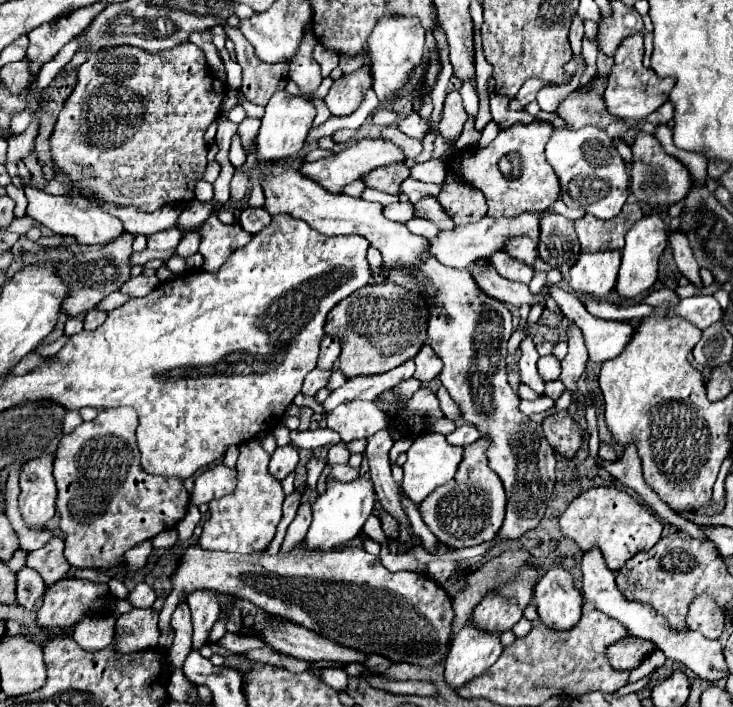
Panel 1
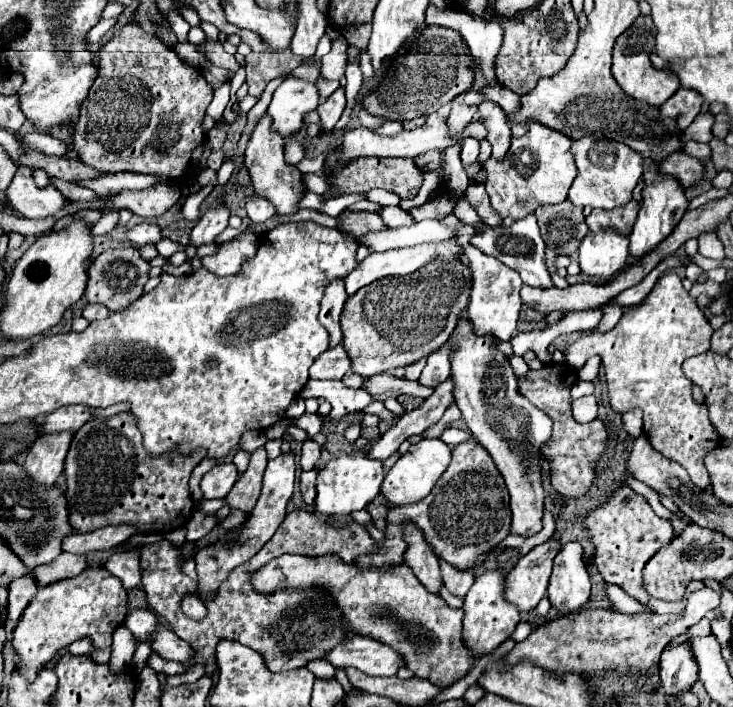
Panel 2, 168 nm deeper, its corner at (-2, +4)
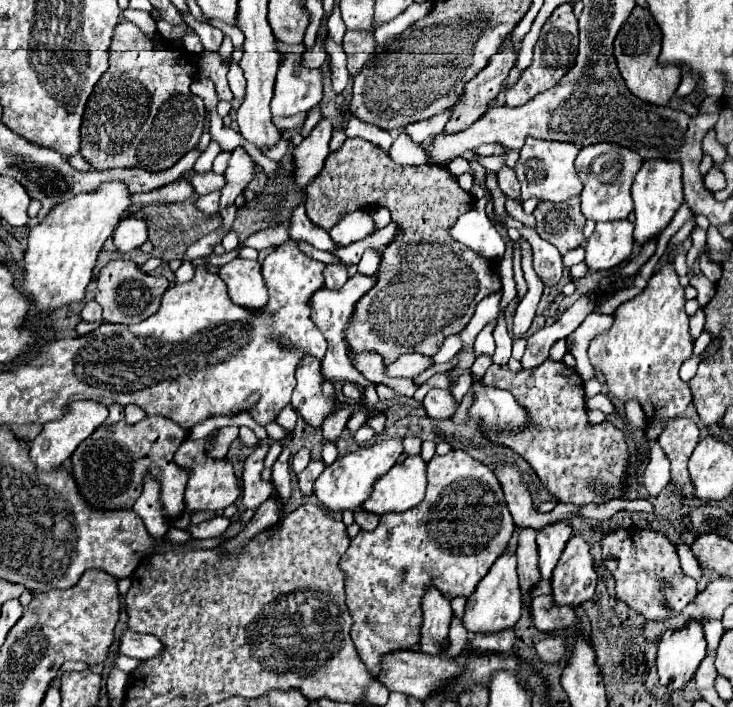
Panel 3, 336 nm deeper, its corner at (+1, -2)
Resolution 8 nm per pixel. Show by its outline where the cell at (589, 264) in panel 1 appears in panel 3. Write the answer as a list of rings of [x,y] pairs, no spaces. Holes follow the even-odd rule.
[[[629,220],[597,222],[585,246],[585,264],[591,272],[607,272],[625,262],[633,248],[633,224]]]

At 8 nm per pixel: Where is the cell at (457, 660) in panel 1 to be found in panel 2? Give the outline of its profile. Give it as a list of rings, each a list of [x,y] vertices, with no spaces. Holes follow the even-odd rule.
[[[486,570],[480,574],[474,582],[474,586],[468,590],[464,600],[464,640],[466,646],[474,652],[474,656],[484,656],[488,652],[494,652],[506,638],[510,638],[510,632],[514,632],[516,624],[520,622],[520,612],[504,598],[506,590],[506,572],[504,570]]]

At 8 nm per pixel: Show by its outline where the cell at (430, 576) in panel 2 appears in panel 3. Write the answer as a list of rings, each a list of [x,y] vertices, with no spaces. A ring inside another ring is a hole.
[[[429,586],[423,594],[423,628],[421,628],[421,650],[427,654],[439,652],[439,642],[449,634],[451,622],[451,606],[449,600],[433,586]]]

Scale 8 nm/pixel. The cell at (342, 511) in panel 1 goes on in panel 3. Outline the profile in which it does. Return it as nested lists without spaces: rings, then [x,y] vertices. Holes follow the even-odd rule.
[[[397,438],[379,442],[375,446],[357,448],[355,452],[351,452],[343,458],[337,458],[331,466],[325,466],[323,474],[315,480],[313,492],[327,510],[355,512],[359,506],[363,506],[363,502],[369,500],[369,496],[373,494],[373,484],[391,470],[391,466],[397,462],[399,454],[403,454],[403,446],[401,446],[401,440],[397,440]]]

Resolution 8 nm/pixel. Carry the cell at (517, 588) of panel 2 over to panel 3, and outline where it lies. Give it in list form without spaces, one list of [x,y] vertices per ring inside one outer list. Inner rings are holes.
[[[561,520],[549,526],[543,526],[537,534],[537,546],[539,546],[539,574],[543,580],[551,578],[551,572],[561,558],[561,552],[571,538],[571,524],[569,520]]]

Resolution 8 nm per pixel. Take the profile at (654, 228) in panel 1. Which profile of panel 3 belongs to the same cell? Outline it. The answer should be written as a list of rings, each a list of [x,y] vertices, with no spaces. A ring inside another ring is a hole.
[[[645,160],[641,170],[637,172],[633,180],[633,202],[635,202],[635,242],[643,246],[651,238],[657,238],[673,220],[683,200],[683,184],[681,184],[681,170],[679,162],[667,162],[667,160]]]

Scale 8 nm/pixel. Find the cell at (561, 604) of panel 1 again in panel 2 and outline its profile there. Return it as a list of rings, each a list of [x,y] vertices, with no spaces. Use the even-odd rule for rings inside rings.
[[[568,542],[554,560],[554,570],[546,594],[552,606],[562,614],[580,610],[590,598],[592,584],[582,560],[582,552],[584,550],[578,542]]]

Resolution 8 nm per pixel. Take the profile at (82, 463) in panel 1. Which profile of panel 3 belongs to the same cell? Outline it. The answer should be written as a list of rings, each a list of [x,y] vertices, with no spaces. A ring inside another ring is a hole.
[[[145,418],[137,424],[101,424],[89,438],[79,444],[71,456],[73,478],[81,496],[97,510],[121,510],[133,508],[135,500],[143,492],[147,474],[161,484],[163,514],[169,522],[175,522],[185,512],[183,492],[187,486],[187,470],[173,460],[175,450],[187,438],[187,432],[167,418]]]

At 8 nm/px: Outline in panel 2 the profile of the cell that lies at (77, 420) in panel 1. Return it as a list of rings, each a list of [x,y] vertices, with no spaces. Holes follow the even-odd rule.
[[[68,406],[68,408],[60,408],[52,414],[48,414],[48,418],[44,418],[40,422],[40,428],[44,432],[58,432],[58,430],[66,430],[66,428],[78,430],[90,418],[92,418],[92,414],[86,406]]]

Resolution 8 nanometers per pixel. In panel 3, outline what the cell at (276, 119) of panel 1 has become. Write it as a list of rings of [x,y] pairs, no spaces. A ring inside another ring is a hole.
[[[287,58],[277,72],[271,114],[293,116],[297,112],[307,112],[321,102],[321,92],[321,70],[303,68],[299,58]]]

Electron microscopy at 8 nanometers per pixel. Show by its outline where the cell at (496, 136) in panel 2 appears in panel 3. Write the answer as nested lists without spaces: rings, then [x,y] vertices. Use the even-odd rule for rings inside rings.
[[[503,166],[501,170],[497,170],[497,180],[499,180],[499,188],[505,196],[511,196],[511,198],[519,198],[519,182],[515,178],[515,172],[513,168],[507,168]]]

